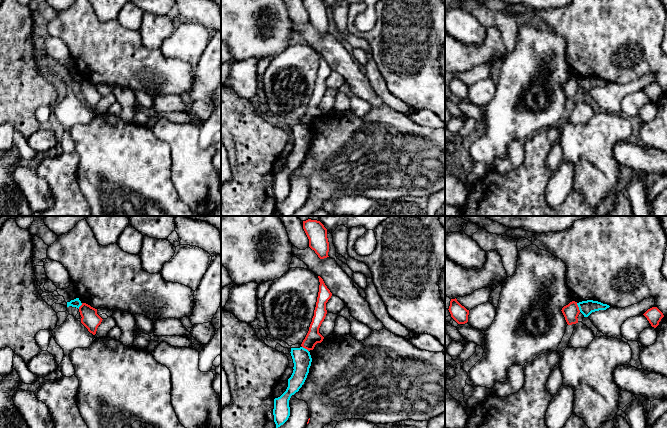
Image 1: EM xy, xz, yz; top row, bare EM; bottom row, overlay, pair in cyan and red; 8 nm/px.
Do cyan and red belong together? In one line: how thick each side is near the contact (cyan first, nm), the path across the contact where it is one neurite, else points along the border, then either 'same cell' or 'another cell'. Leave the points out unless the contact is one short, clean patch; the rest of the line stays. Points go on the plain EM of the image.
110 nm thick on the cyan side, 130 nm on the other; border along yz (576, 79), (580, 87); another cell

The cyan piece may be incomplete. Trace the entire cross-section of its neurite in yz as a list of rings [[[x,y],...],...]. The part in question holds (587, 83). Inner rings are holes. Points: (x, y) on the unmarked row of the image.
[[[587,76],[577,79],[580,88],[584,91],[584,93],[588,93],[592,88],[599,86],[606,86],[610,82],[607,80],[603,80],[598,77]]]

